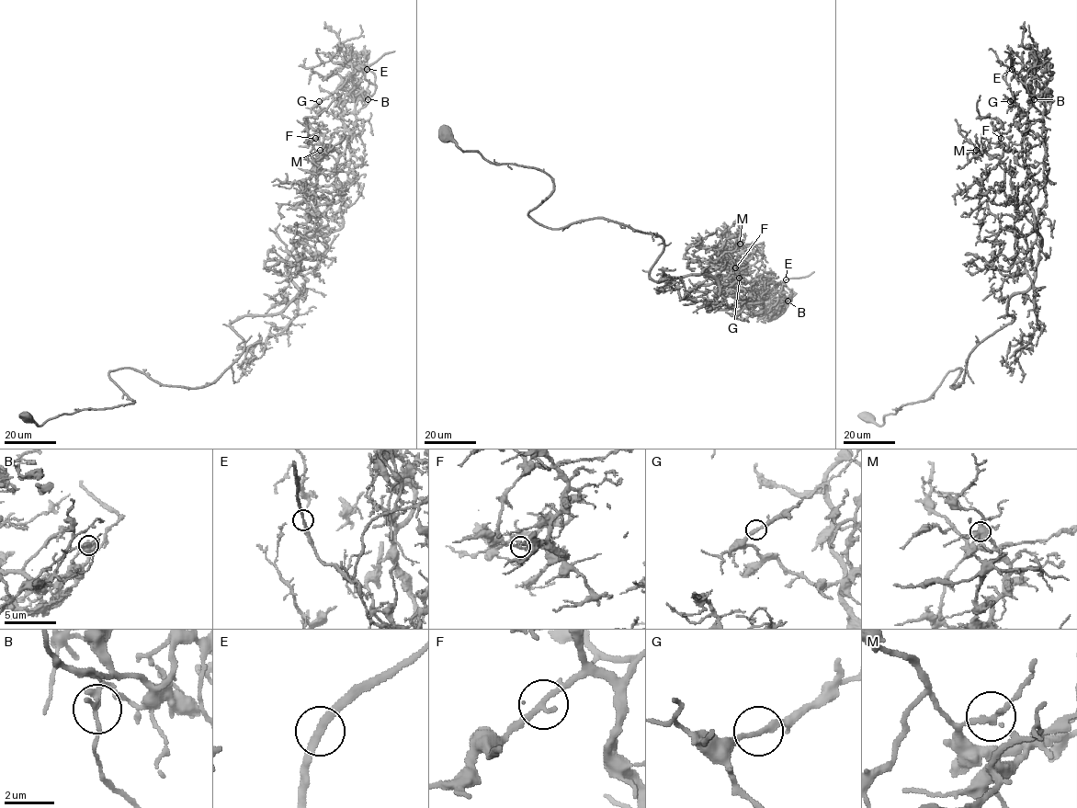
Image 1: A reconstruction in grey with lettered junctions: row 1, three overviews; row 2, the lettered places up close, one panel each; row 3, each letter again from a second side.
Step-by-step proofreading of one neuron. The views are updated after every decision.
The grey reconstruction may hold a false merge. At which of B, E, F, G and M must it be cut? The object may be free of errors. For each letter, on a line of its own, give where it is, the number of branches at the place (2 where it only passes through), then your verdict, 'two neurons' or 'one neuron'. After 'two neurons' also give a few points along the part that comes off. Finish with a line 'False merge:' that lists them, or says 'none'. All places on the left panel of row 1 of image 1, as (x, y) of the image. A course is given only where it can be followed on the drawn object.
B: at (368, 99); 2 branches meet; two neurons; foreign part runs (368, 99), (364, 98), (376, 88), (367, 58), (362, 61), (355, 53), (345, 52), (348, 61)
E: at (367, 69); 2 branches meet; one neuron
F: at (315, 138); 2 branches meet; one neuron
G: at (319, 101); 2 branches meet; one neuron
M: at (320, 150); 2 branches meet; one neuron
False merge: B

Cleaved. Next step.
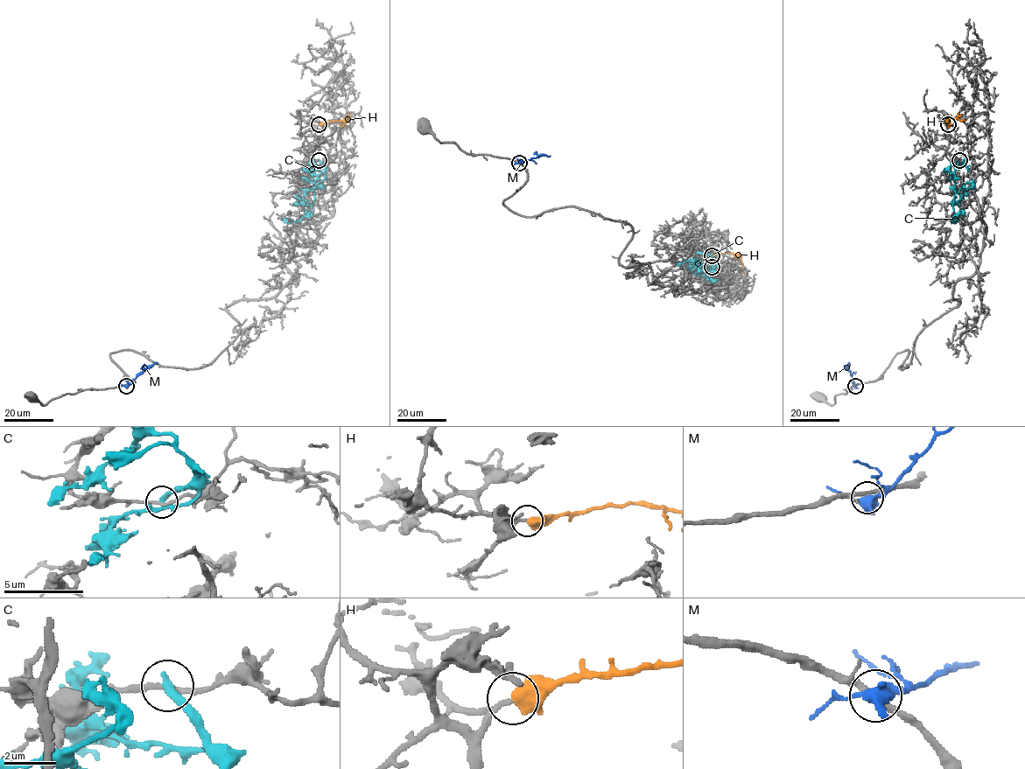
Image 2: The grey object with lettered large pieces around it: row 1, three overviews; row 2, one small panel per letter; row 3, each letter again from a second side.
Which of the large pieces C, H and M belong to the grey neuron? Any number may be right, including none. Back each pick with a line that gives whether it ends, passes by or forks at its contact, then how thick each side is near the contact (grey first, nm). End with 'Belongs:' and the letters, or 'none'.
H: It ends there. Thickness 140 nm (grey) against 650 nm
Belongs: H

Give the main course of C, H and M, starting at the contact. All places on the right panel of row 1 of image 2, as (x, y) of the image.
C: (959, 160), (955, 169), (953, 220), (955, 223), (958, 219)
H: (948, 124), (945, 122), (949, 118), (965, 120)
M: (855, 385), (847, 369), (848, 363)

